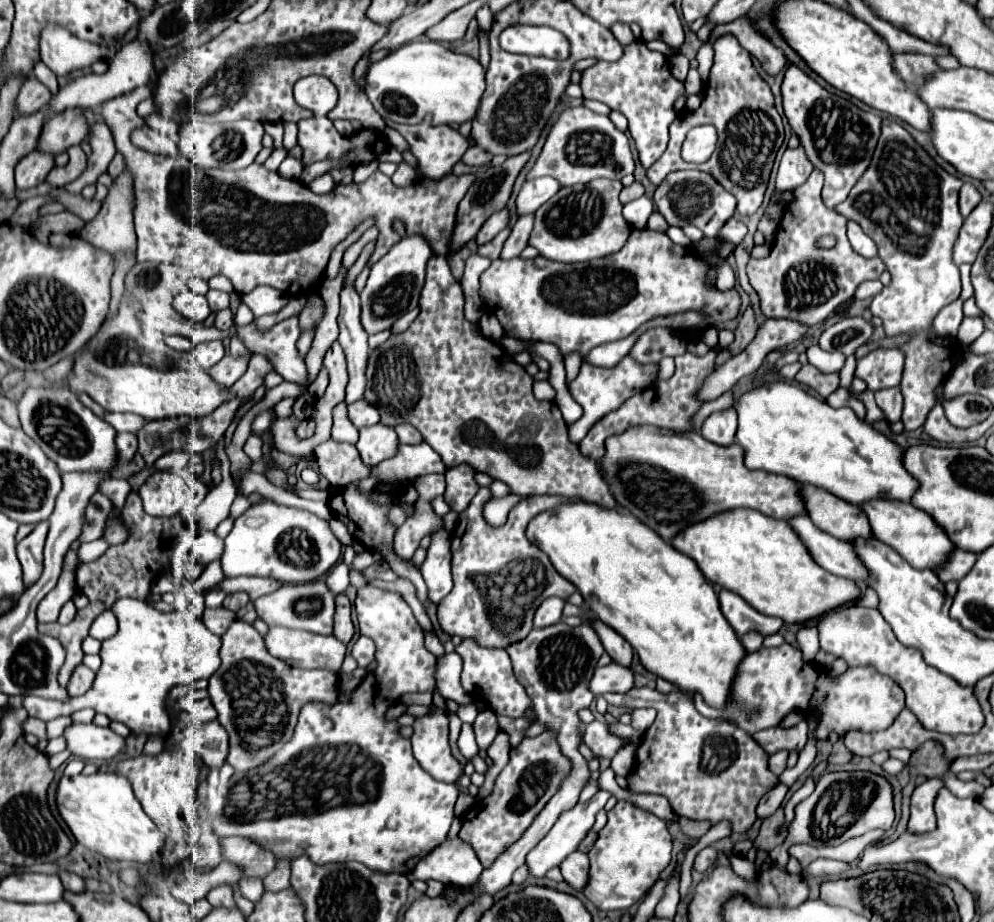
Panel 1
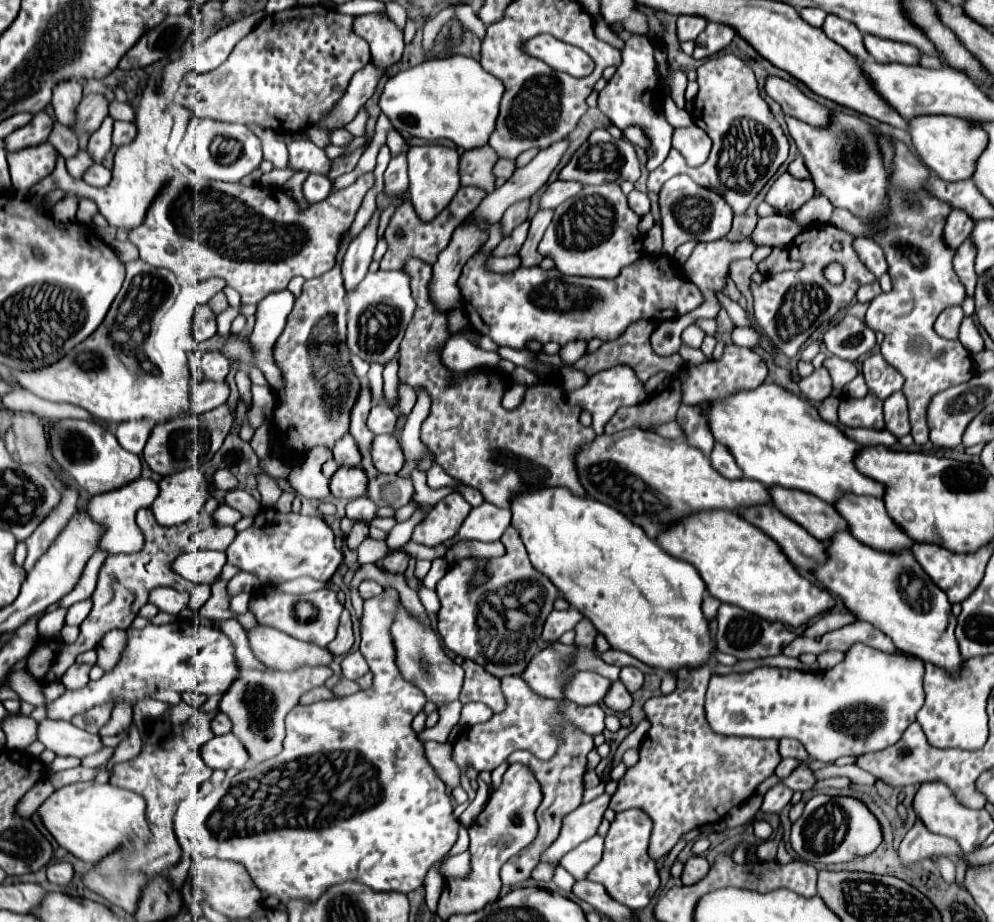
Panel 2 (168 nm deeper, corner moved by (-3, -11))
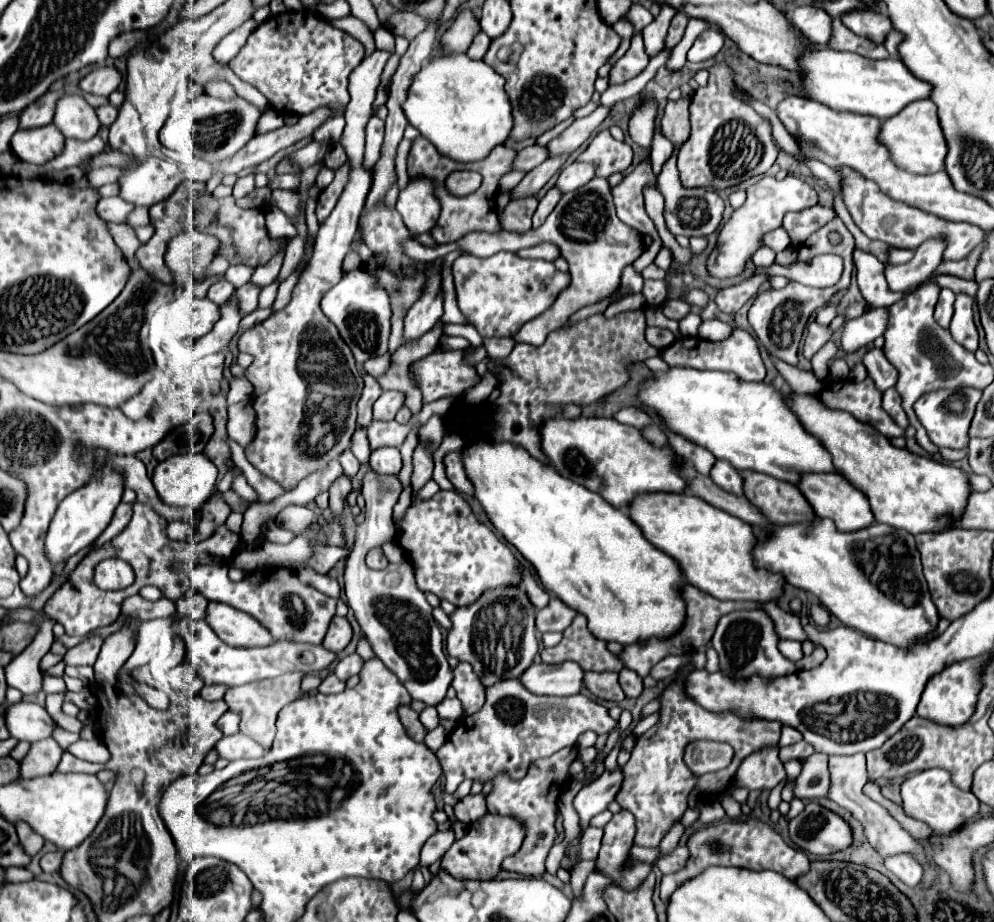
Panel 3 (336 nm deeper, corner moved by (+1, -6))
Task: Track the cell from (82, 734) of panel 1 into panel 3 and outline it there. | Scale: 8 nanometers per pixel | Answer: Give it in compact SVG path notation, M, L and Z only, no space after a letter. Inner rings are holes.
M18 702L6 708L6 728L10 736L26 742L38 742L50 738L54 732L54 718L46 708L30 702Z

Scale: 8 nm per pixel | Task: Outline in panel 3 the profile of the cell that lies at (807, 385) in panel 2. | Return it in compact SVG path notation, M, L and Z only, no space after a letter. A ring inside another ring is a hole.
M826 342L826 344L814 354L814 358L812 358L812 372L814 372L814 376L816 376L818 380L824 380L824 378L830 374L828 362L834 358L836 350L838 350L838 348L836 348L832 342Z

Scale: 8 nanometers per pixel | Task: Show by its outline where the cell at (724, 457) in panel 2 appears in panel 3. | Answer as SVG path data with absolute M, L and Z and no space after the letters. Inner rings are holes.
M716 460L716 464L710 470L710 478L716 484L720 484L720 488L724 488L726 492L742 492L744 486L742 474L732 464L726 464L724 460Z

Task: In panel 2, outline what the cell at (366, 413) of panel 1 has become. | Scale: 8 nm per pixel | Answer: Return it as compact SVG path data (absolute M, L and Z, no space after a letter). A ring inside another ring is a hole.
M378 403L372 407L370 415L368 415L368 427L374 435L382 435L382 433L392 433L396 425L396 413L394 409L390 409L386 403Z

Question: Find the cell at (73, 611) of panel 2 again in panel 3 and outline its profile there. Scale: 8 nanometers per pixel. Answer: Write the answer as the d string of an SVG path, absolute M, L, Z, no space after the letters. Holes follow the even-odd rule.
M48 620L40 626L38 636L30 644L30 650L26 648L14 660L6 666L6 680L12 688L18 688L22 694L38 694L42 690L42 672L40 672L40 660L48 652L48 648L54 642L54 636L44 636L44 632L50 632L56 622Z

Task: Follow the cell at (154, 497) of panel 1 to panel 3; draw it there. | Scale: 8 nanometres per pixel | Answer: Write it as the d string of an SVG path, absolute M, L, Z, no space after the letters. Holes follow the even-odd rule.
M184 454L184 456L172 456L160 462L152 474L152 484L164 504L198 510L214 494L216 476L218 476L216 466L204 454Z

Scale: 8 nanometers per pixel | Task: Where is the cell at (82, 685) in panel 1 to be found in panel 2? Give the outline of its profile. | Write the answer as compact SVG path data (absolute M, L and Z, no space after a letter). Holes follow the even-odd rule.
M82 663L82 665L72 665L68 669L68 673L64 673L62 677L62 683L66 685L66 689L80 689L84 687L90 679L88 679L88 671L90 671L90 663Z

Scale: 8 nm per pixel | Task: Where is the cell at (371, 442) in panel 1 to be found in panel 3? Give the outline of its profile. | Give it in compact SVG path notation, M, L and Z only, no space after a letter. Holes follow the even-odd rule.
M392 446L376 448L370 456L370 466L374 472L380 472L380 474L398 474L402 468L400 450Z

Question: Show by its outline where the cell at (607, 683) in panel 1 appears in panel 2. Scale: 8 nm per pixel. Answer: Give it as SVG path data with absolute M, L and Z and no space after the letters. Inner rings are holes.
M576 671L572 677L568 677L568 681L564 681L564 697L578 705L602 703L610 685L612 683L608 679L592 671Z

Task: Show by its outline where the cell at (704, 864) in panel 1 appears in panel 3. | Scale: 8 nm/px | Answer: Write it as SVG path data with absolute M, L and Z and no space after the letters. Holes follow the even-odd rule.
M678 846L672 854L666 854L666 856L660 856L658 860L658 868L662 870L662 874L674 874L678 870L684 868L684 864L688 862L690 858L690 852L686 846Z

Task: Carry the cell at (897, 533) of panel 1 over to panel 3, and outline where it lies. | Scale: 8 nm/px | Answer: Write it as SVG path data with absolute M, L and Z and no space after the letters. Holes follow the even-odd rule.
M834 472L832 474L808 474L808 476L804 476L804 480L800 480L798 488L804 492L804 496L808 496L816 516L834 520L834 524L840 532L858 532L876 522L870 502L864 496L864 492L860 492L856 486L852 486L844 476L838 476Z

